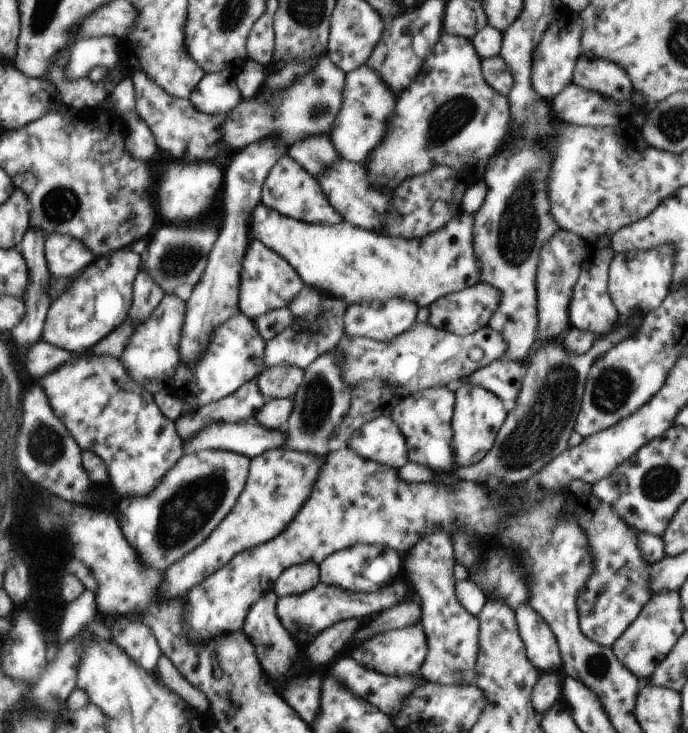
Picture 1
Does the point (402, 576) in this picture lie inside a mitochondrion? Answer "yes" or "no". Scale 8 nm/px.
no

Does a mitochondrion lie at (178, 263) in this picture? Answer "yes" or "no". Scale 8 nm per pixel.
yes

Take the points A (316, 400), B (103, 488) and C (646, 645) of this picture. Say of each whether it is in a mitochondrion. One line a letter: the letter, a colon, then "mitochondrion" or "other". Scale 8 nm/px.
A: mitochondrion
B: other
C: mitochondrion

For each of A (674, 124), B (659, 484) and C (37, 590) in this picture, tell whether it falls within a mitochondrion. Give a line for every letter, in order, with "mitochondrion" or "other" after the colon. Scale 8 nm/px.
A: mitochondrion
B: mitochondrion
C: mitochondrion

